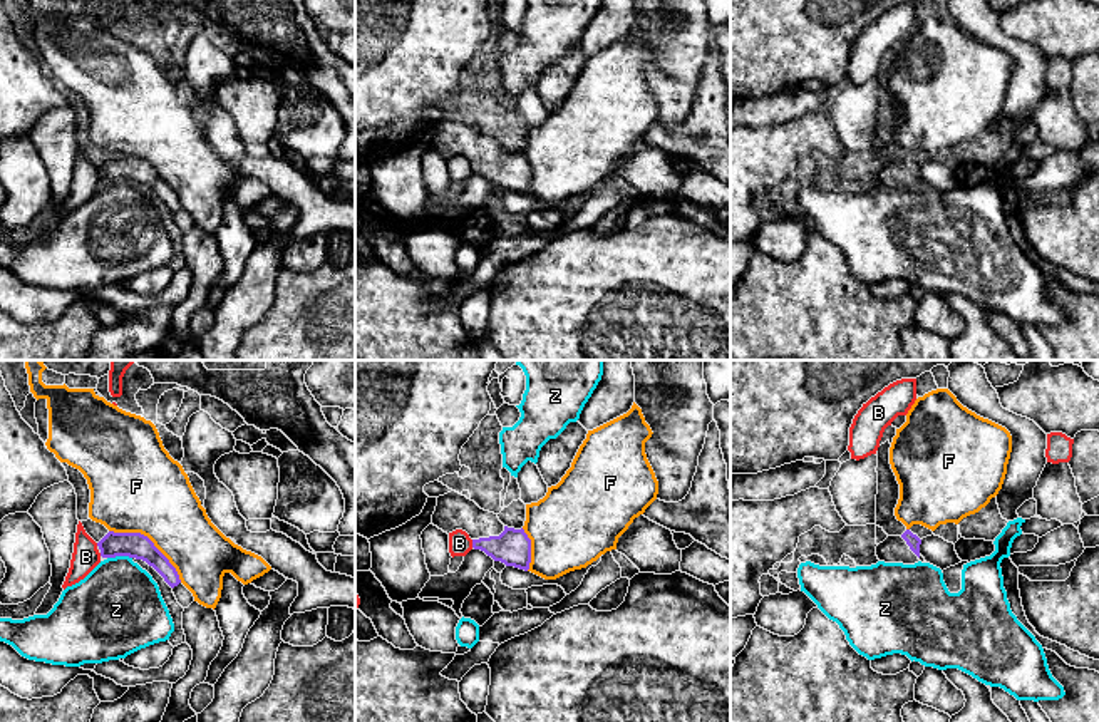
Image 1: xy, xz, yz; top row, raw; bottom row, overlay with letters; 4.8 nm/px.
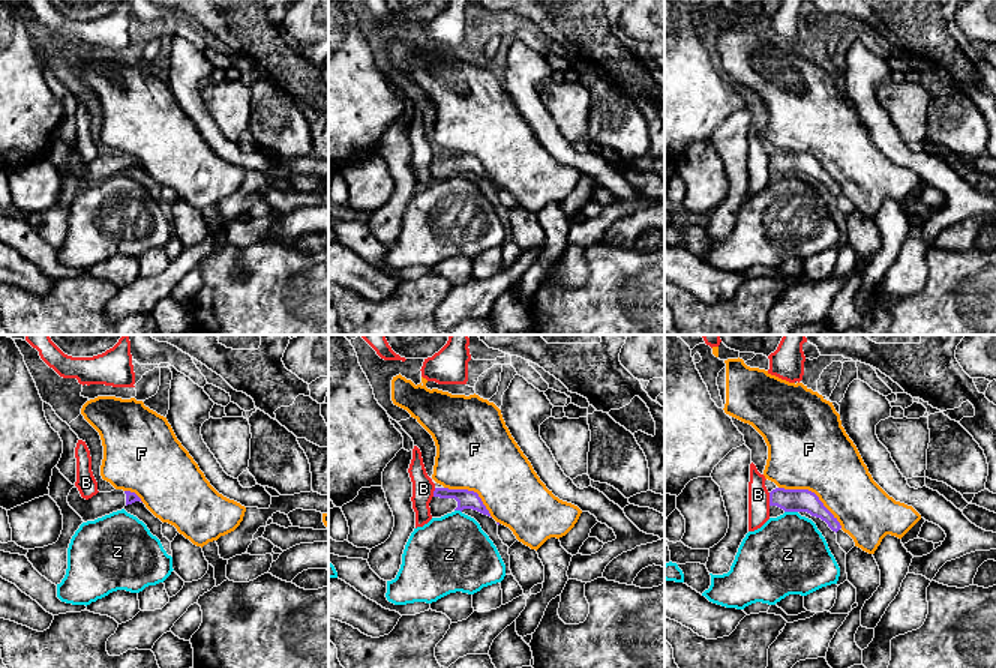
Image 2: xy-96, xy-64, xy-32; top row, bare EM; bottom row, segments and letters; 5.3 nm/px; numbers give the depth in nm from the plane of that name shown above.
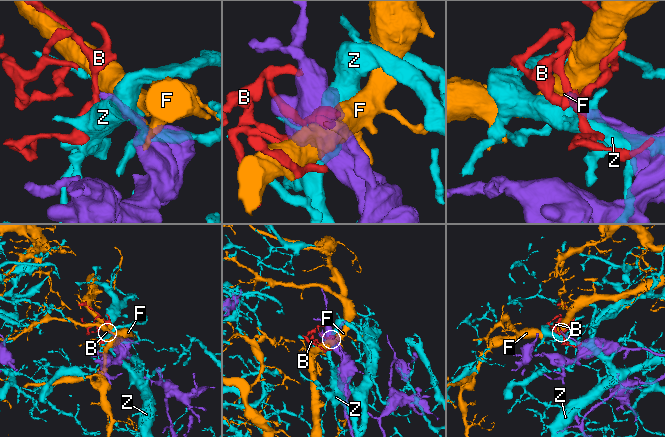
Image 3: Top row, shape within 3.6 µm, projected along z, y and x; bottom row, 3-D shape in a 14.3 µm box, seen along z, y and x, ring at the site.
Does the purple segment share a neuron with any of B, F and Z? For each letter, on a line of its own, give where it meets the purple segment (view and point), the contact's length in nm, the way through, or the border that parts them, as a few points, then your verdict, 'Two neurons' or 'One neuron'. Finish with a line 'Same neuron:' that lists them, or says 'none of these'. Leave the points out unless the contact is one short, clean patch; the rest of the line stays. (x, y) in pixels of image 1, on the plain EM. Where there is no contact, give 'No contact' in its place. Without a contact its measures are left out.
B: Touches purple at xz (473, 168). Shared border 40 nm. Boundary: xz (471, 165), (473, 171). Two neurons
F: Touches purple at xy (151, 166). Shared border 440 nm. Two neurons
Z: Touches purple at xy (119, 180). Shared border 120 nm. Two neurons
Same neuron: none of these

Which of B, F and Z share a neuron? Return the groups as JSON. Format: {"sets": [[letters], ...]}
{"sets": [["B"], ["F"], ["Z"]]}

